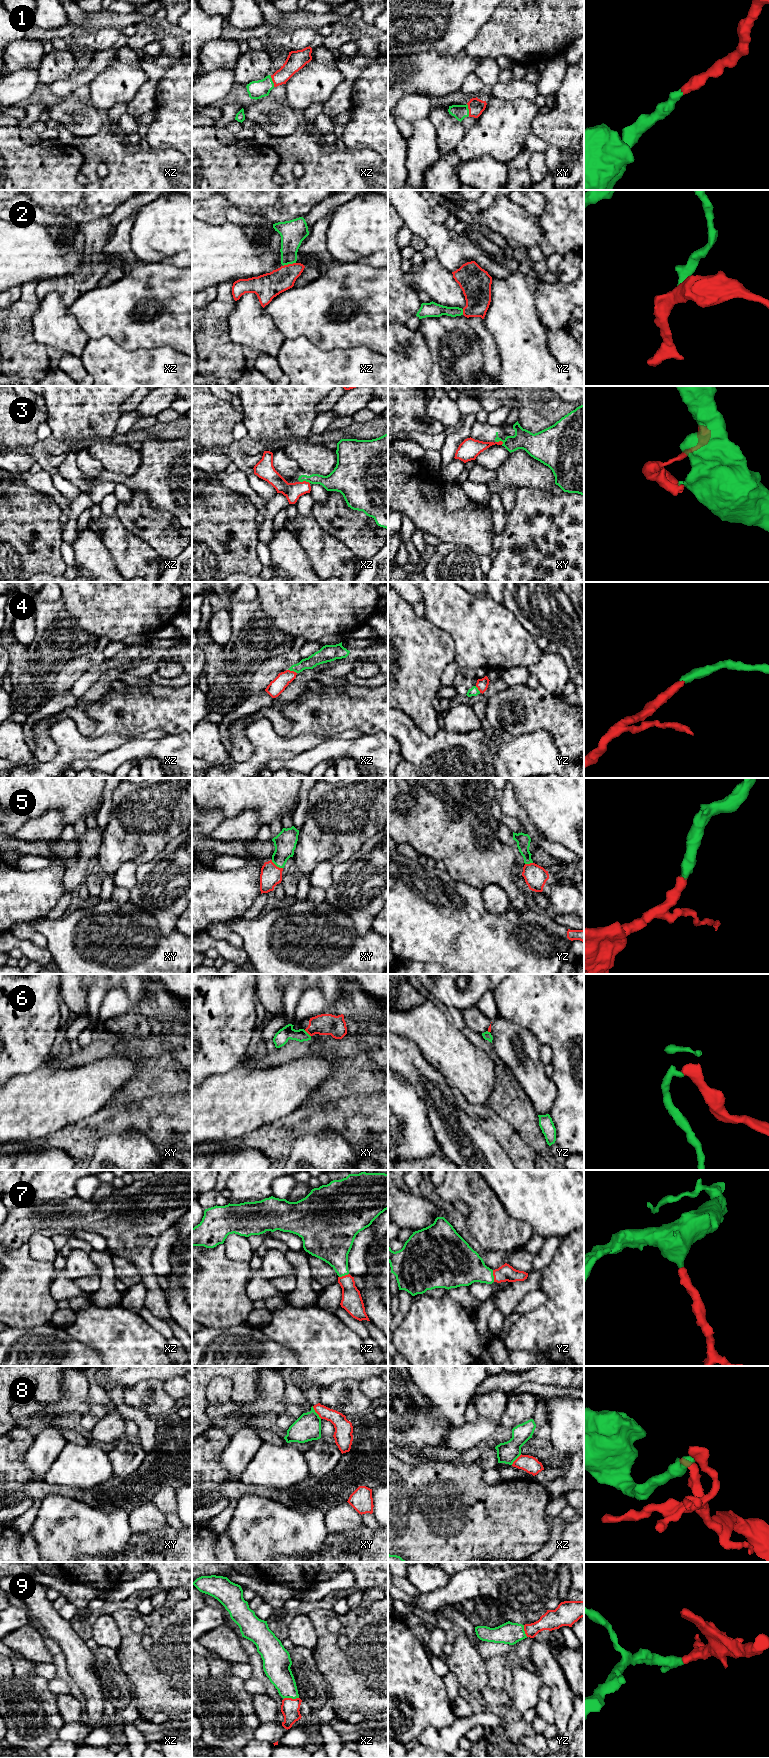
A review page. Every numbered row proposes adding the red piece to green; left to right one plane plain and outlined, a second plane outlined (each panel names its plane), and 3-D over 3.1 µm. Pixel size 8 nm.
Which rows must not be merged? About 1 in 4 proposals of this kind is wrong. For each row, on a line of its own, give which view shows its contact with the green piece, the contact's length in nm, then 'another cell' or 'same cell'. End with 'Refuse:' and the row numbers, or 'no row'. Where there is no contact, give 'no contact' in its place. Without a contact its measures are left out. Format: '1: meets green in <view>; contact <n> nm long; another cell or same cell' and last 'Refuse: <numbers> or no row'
1: meets green in xy; contact 100 nm long; same cell
2: meets green in xz; contact 110 nm long; same cell
3: meets green in xz; contact 80 nm long; another cell
4: meets green in xz; contact 80 nm long; same cell
5: meets green in xy; contact 120 nm long; same cell
6: meets green in xy; contact 80 nm long; another cell
7: meets green in yz; contact 100 nm long; same cell
8: meets green in xy; contact 130 nm long; another cell
9: meets green in xz; contact 130 nm long; same cell
Refuse: 3, 6, 8

